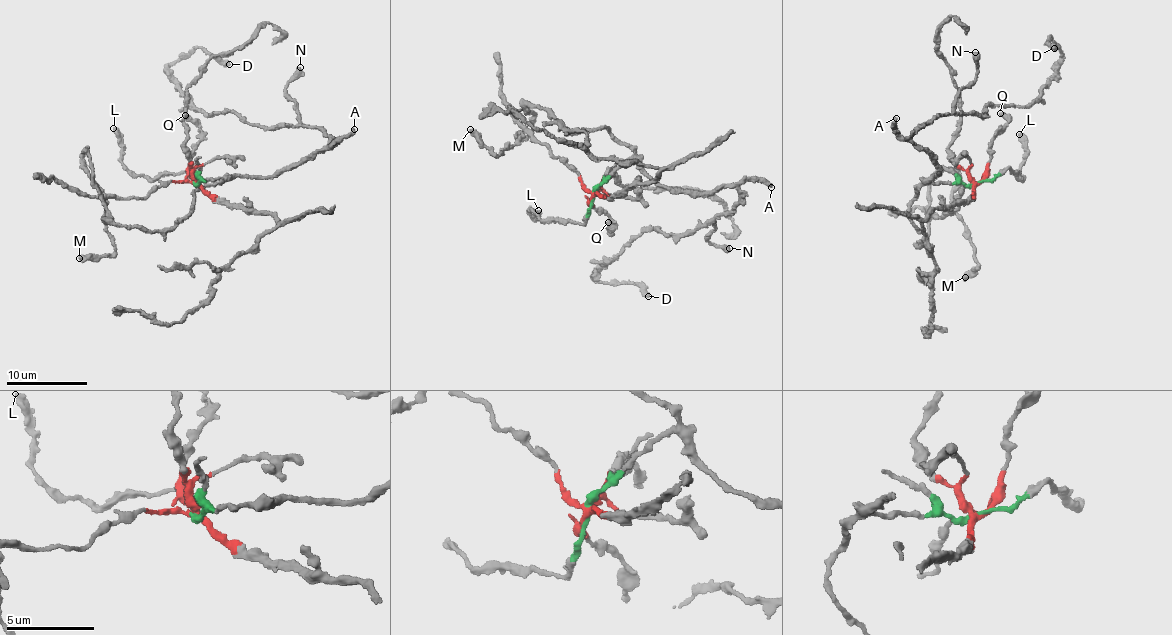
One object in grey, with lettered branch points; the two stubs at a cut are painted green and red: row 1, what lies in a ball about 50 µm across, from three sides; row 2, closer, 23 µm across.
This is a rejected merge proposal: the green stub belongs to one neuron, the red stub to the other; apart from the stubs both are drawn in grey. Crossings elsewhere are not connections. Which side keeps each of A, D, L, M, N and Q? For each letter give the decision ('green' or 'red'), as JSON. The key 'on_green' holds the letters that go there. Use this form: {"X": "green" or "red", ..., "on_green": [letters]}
{"A": "green", "D": "green", "L": "green", "M": "green", "N": "green", "Q": "red", "on_green": ["A", "D", "L", "M", "N"]}

